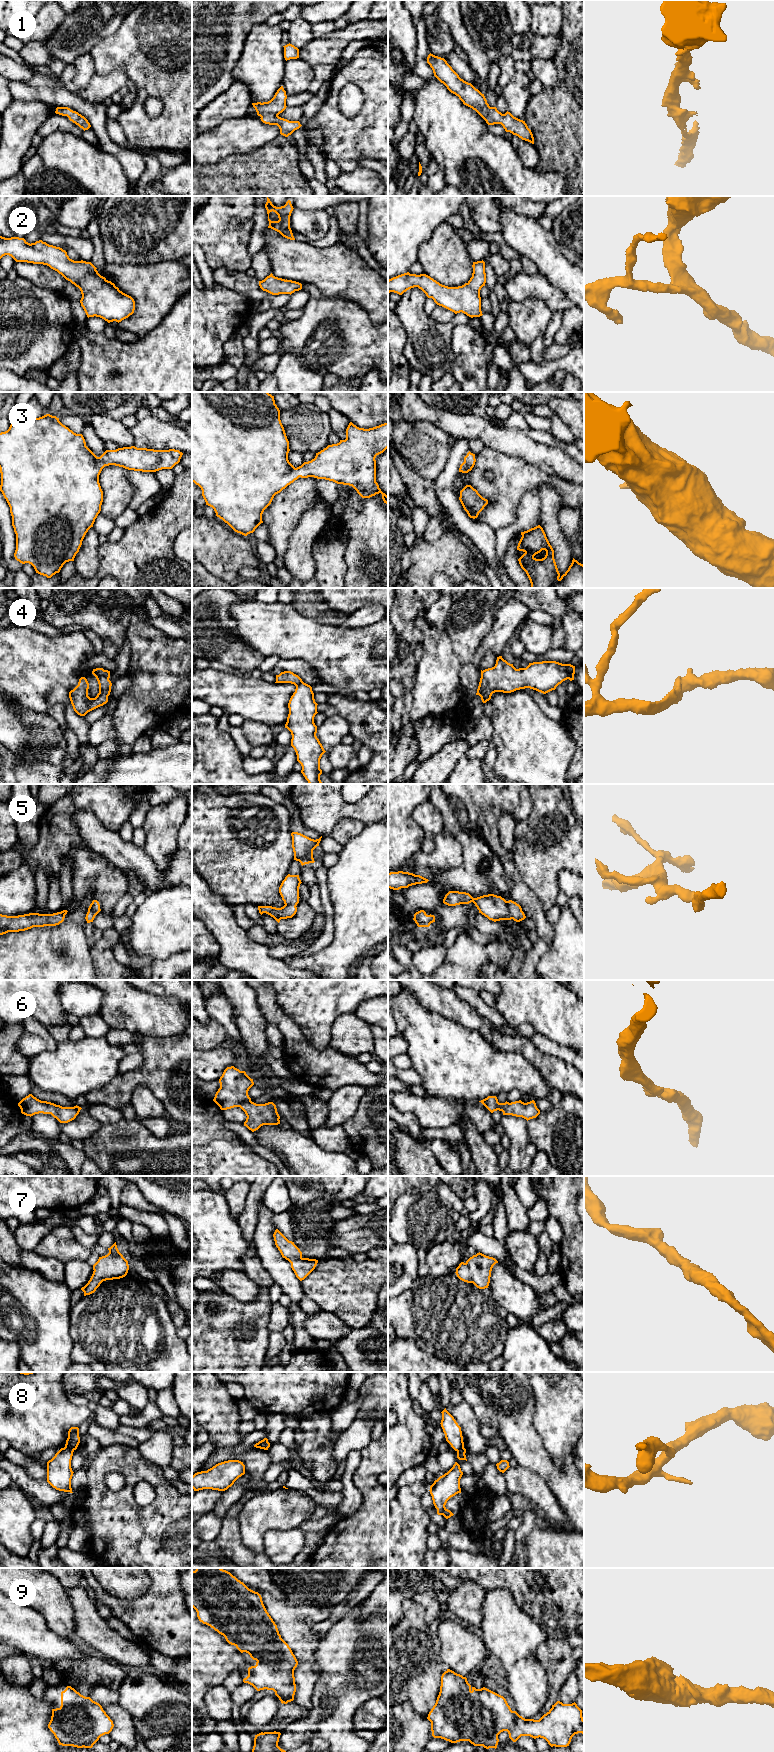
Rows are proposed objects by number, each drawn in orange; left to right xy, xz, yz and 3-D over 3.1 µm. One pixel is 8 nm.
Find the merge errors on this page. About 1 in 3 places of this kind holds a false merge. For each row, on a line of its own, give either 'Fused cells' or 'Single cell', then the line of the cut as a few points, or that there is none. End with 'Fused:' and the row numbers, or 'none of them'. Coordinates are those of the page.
1: Single cell. No split
2: Single cell. No split
3: Single cell. No split
4: Single cell. No split
5: Single cell. No split
6: Single cell. No split
7: Single cell. No split
8: Fused cells. Split along xy (64, 1447), (70, 1448), (73, 1451)
9: Single cell. No split
Fused: 8

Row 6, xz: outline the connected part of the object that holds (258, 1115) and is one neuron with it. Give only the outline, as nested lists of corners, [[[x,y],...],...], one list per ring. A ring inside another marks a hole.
[[[234,1066],[227,1067],[219,1083],[220,1088],[213,1101],[221,1110],[240,1107],[247,1116],[244,1126],[249,1130],[254,1132],[263,1125],[280,1124],[280,1116],[273,1102],[256,1104],[251,1101],[248,1091],[254,1082],[245,1071],[240,1071]]]

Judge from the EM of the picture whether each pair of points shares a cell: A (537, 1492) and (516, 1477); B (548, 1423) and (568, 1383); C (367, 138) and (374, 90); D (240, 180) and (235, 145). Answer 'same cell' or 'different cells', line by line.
A: same cell
B: same cell
C: same cell
D: different cells

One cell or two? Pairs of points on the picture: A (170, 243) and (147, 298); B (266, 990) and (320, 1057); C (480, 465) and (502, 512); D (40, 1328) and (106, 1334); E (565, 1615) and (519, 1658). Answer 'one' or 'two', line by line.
A: two
B: one
C: one
D: two
E: two

